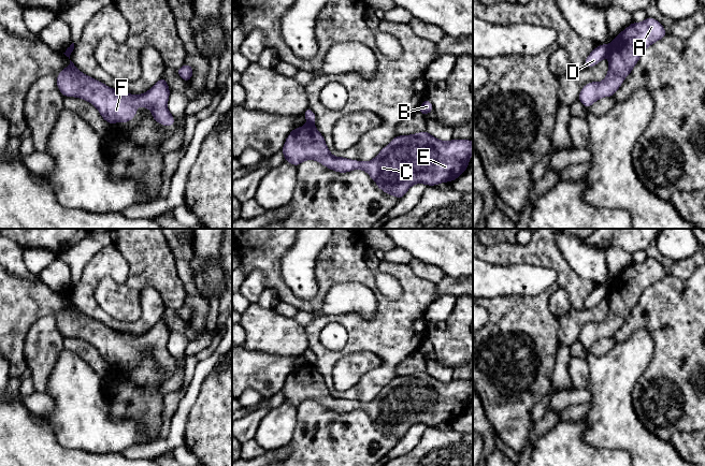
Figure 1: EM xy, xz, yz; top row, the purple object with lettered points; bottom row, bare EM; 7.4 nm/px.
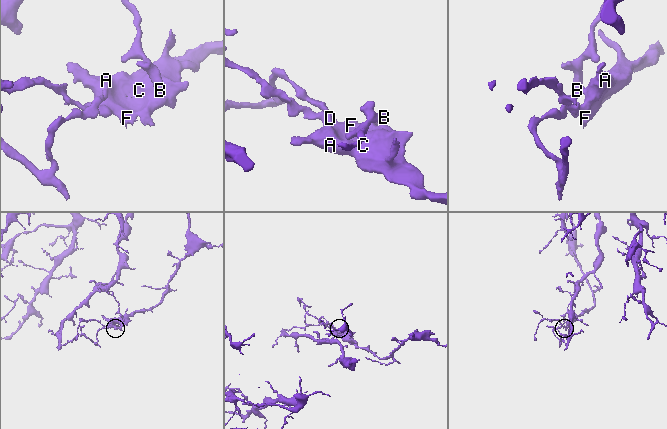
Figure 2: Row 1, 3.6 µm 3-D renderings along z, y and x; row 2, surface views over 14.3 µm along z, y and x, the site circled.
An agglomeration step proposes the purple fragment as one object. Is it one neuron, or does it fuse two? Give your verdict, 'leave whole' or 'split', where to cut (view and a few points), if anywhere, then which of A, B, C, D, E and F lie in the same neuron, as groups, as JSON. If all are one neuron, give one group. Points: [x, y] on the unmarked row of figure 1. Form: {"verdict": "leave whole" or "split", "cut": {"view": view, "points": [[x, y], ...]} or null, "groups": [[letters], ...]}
{"verdict": "split", "cut": {"view": "yz", "points": [[609, 286], [607, 294]]}, "groups": [["A", "C", "E", "F"], ["B", "D"]]}

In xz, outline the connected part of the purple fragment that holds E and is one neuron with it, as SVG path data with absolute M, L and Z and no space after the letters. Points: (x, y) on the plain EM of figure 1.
M307 364L300 368L294 368L289 374L280 392L285 396L285 402L297 408L305 401L315 401L337 413L363 410L376 422L376 426L380 431L401 440L415 424L436 426L457 420L467 410L473 395L473 382L461 379L444 382L432 377L427 372L409 376L397 376L373 401L364 403L332 396L322 375L314 365Z

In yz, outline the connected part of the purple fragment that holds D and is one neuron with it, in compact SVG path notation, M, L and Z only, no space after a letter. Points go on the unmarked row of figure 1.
M602 285L598 286L594 291L592 291L585 301L585 309L592 308L596 306L601 301L603 301L609 294L609 286Z

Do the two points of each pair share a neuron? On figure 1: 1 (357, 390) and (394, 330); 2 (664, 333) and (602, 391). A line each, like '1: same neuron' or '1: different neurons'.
1: same neuron
2: different neurons

